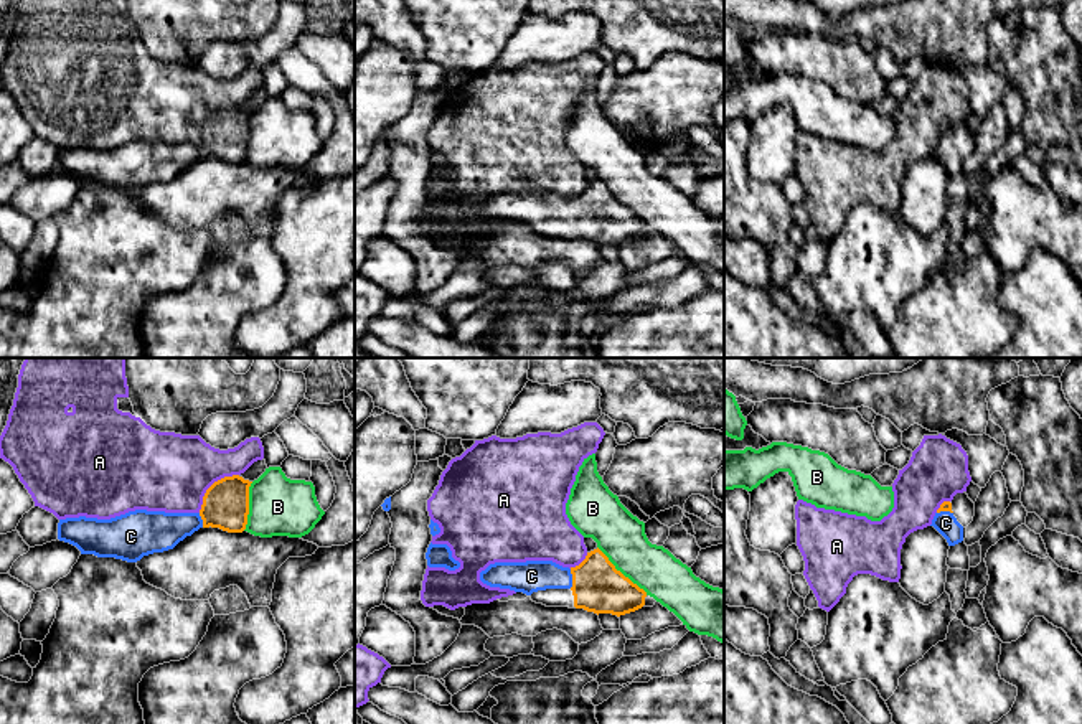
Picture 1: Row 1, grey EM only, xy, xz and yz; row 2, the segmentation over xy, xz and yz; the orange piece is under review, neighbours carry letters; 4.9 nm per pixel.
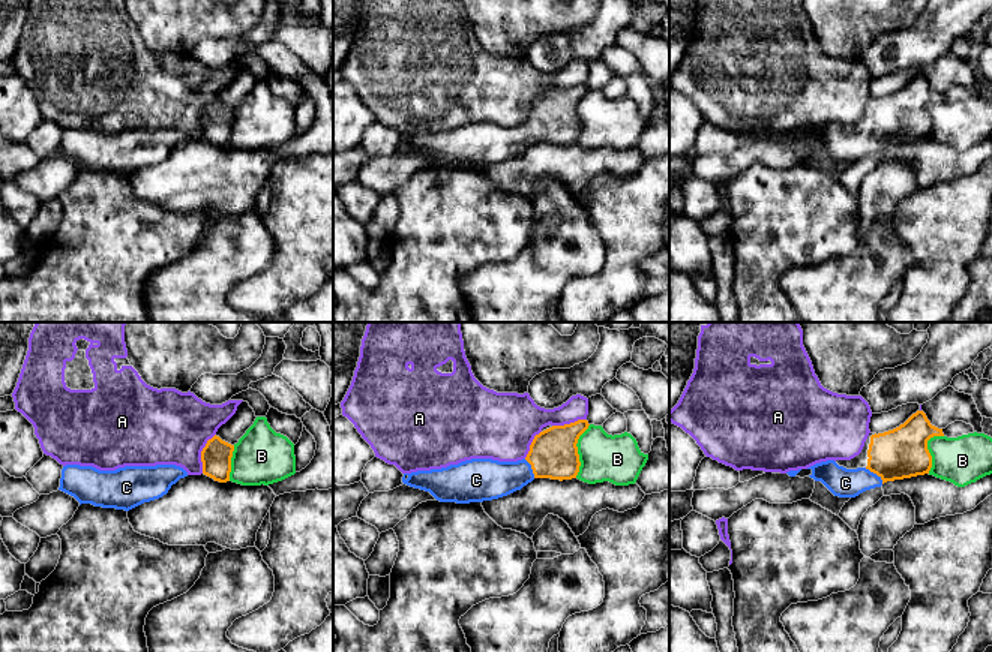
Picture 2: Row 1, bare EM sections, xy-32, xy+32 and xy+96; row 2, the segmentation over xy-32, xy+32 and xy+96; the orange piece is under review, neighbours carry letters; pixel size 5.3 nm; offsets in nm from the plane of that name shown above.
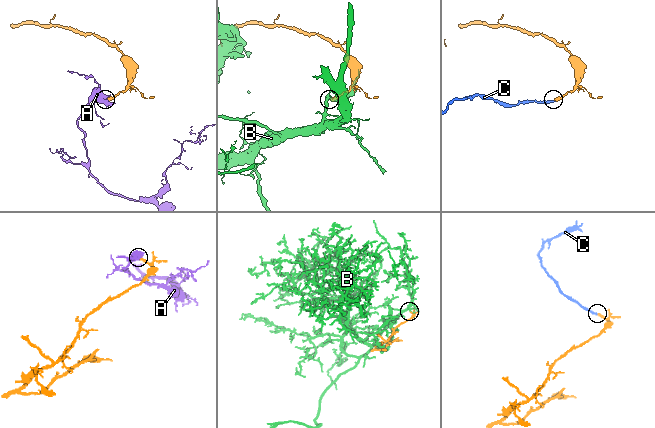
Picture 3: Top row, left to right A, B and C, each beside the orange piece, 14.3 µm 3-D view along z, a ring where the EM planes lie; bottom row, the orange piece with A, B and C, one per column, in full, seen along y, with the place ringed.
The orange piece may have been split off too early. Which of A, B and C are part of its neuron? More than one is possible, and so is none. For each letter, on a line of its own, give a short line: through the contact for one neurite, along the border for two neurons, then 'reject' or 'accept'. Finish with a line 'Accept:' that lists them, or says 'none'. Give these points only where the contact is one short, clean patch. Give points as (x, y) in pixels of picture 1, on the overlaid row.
A: xy (238, 474), (218, 479), (206, 490), (198, 512) | reject
B: reject
C: xz (597, 586), (591, 581), (573, 579), (531, 576) | accept
Accept: C

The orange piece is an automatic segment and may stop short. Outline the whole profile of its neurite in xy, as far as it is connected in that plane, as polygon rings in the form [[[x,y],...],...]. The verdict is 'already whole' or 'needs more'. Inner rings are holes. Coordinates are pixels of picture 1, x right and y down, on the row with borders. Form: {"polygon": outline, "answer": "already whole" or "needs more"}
{"polygon": [[[239,475],[214,482],[198,513],[135,510],[111,519],[59,519],[58,539],[76,546],[81,554],[137,562],[143,556],[173,549],[200,528],[242,533],[247,524],[251,483]]], "answer": "needs more"}

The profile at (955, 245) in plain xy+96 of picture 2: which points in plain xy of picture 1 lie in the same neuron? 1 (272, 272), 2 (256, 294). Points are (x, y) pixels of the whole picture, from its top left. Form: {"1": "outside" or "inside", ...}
{"1": "outside", "2": "outside"}

